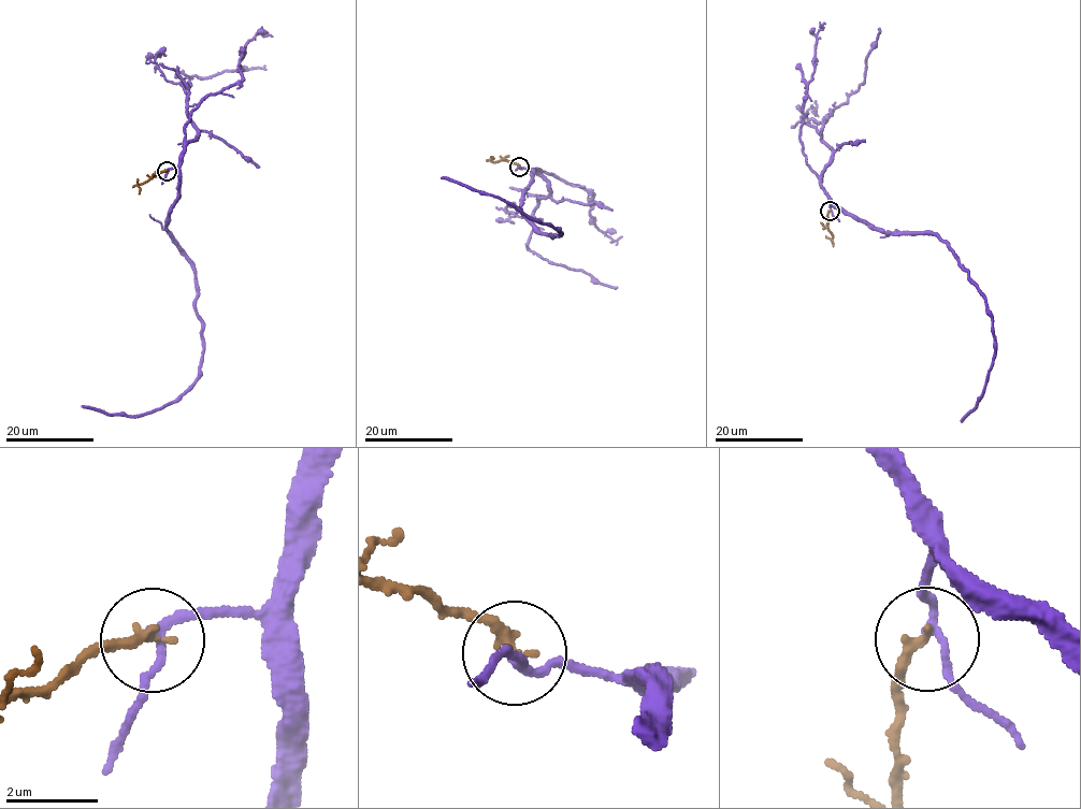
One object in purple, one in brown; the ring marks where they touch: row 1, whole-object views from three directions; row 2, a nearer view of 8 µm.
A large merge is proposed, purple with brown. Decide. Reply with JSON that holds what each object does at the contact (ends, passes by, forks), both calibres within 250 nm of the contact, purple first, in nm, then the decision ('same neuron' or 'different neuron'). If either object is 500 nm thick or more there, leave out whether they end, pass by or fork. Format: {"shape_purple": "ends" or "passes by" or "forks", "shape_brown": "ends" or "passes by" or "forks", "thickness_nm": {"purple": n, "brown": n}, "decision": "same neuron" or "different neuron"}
{"shape_purple": "passes by", "shape_brown": "ends", "thickness_nm": {"purple": 160, "brown": 240}, "decision": "same neuron"}

